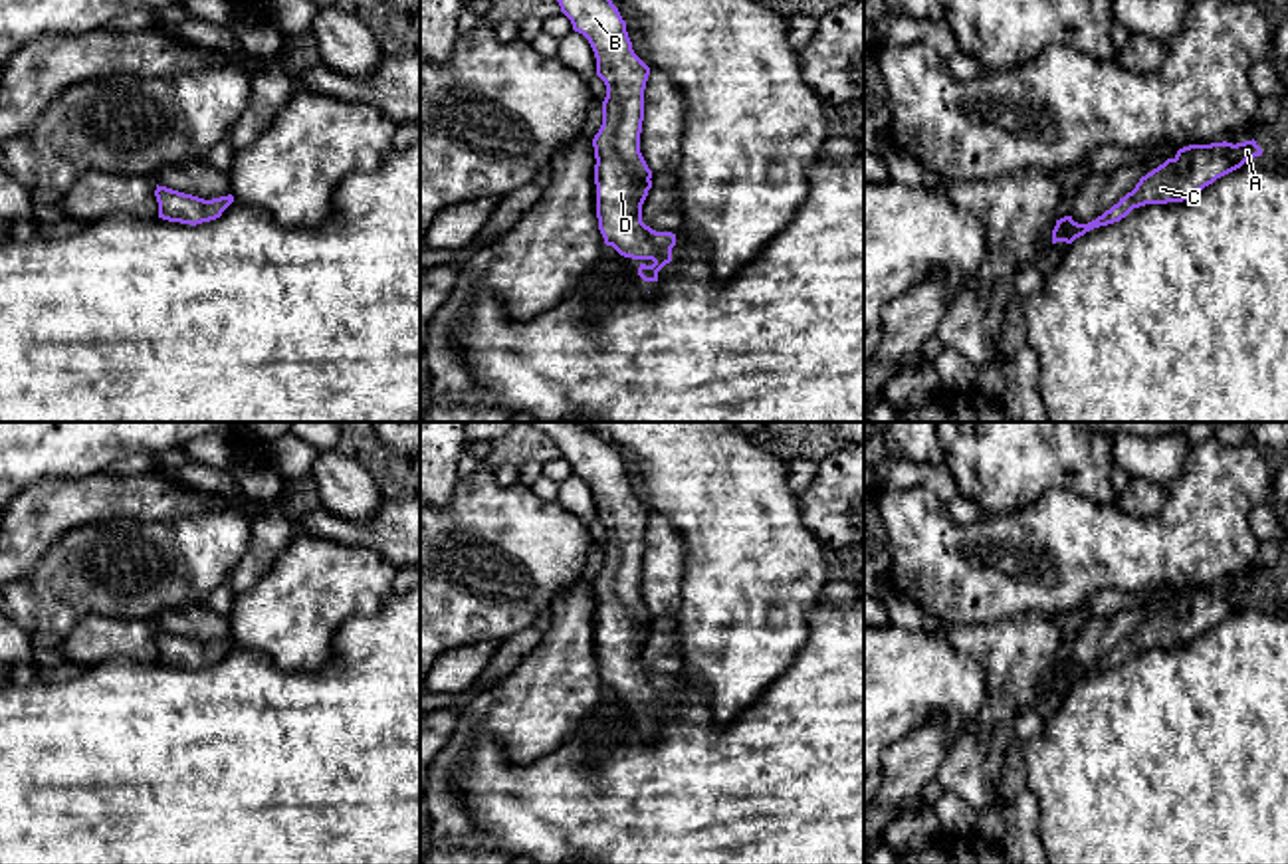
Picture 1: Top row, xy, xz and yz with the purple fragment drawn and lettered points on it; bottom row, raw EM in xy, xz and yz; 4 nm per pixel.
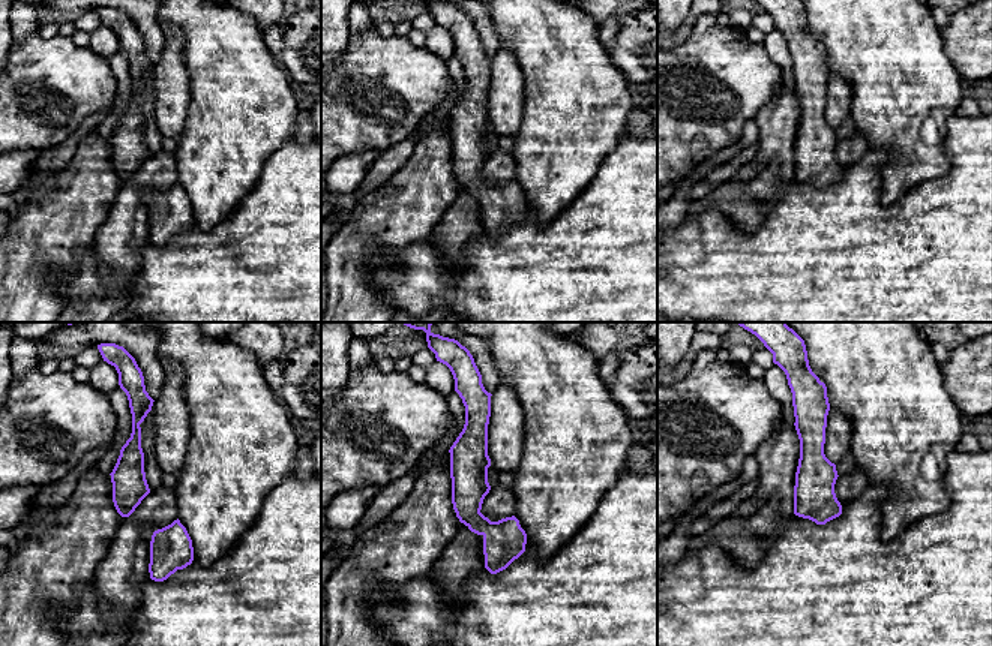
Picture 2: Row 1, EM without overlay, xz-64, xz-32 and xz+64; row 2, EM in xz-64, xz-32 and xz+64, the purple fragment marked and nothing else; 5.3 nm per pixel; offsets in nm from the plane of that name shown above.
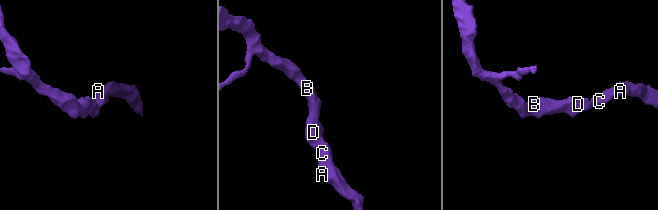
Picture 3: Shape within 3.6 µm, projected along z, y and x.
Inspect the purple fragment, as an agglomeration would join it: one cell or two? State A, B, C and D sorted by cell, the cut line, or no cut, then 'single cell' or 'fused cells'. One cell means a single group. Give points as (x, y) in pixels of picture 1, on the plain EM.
groups A B C D; cut none; single cell

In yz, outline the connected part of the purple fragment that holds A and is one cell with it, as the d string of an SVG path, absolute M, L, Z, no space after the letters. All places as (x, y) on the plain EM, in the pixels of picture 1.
M1256 585L1244 587L1211 587L1189 589L1177 594L1173 602L1139 622L1135 632L1120 642L1110 654L1088 668L1078 668L1072 660L1056 664L1052 688L1072 688L1086 676L1120 666L1133 652L1145 648L1183 646L1213 628L1217 622L1240 612L1246 604L1260 600L1262 593Z

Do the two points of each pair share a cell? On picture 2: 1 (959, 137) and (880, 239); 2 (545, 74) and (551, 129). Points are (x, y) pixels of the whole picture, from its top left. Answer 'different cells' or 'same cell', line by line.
1: same cell
2: same cell

